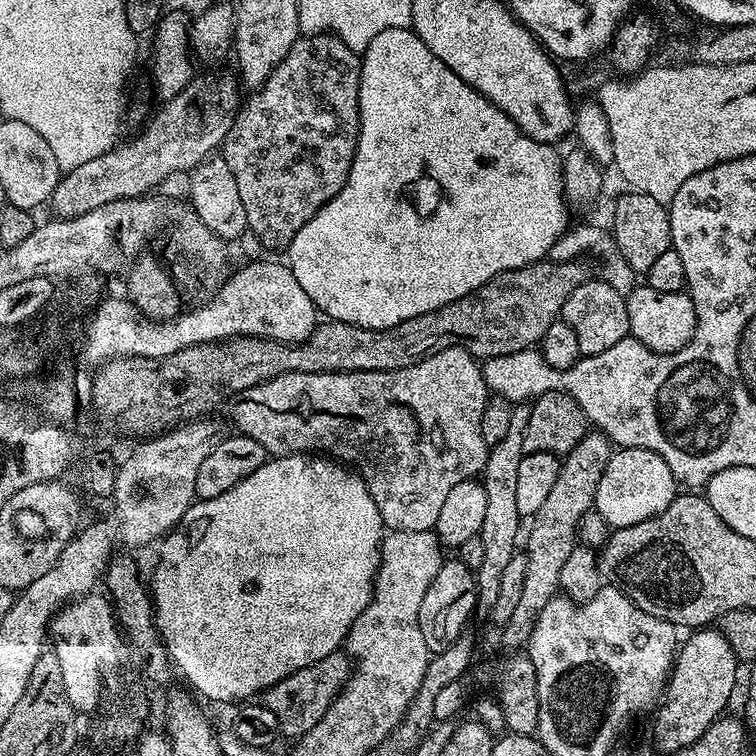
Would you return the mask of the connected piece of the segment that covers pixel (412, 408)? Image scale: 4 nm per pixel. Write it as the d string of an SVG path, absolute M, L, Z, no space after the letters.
M447 348L438 354L434 354L430 358L426 358L422 362L411 364L410 366L399 368L398 370L370 370L369 372L291 372L290 374L282 374L281 376L275 376L273 380L267 380L256 386L250 386L248 390L242 390L236 396L233 396L231 400L227 401L226 409L228 408L229 418L236 423L235 431L239 433L239 435L254 438L254 442L258 442L268 451L269 457L275 458L278 456L298 456L301 454L323 454L325 457L331 458L355 470L359 476L363 478L366 490L370 490L370 498L374 498L374 506L378 506L378 514L384 519L385 529L394 532L401 532L402 530L426 530L427 532L431 532L434 529L435 523L438 520L438 514L441 513L442 506L444 505L450 490L463 480L479 477L484 471L484 463L488 457L488 449L490 446L482 438L482 410L488 405L489 399L490 393L486 386L486 382L484 381L484 370L478 363L477 357L470 355L469 352L462 350L461 348Z

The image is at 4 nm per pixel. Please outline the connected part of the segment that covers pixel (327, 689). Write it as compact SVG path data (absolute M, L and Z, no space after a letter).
M337 650L326 654L322 662L314 662L314 666L306 666L266 689L262 693L262 703L278 720L280 736L299 738L314 730L314 726L318 726L328 707L336 701L336 695L344 689L344 683L348 681L349 675L349 657L343 651Z

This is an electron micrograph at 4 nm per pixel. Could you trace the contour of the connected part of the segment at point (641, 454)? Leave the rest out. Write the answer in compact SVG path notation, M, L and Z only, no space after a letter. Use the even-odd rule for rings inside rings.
M617 447L610 462L606 462L602 482L598 482L594 508L613 529L625 528L657 516L659 512L666 510L666 506L670 506L677 494L678 482L670 466L666 466L666 462L658 458L658 454L650 450Z

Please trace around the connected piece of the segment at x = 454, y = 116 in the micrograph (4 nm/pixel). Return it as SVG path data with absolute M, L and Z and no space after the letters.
M411 28L382 30L382 34L378 34L378 38L374 38L374 42L370 42L368 49L362 53L358 102L360 133L350 174L342 190L338 190L338 194L334 194L334 198L323 204L318 214L314 214L314 218L310 218L310 222L306 222L306 226L294 234L292 243L286 249L286 263L292 269L294 278L298 278L298 286L310 294L310 302L314 302L317 310L327 319L371 328L374 332L398 326L418 314L433 312L478 290L478 286L490 282L490 278L506 270L545 259L560 236L568 232L570 208L564 199L561 153L556 153L557 149L551 144L530 138L505 112L498 110L494 102L478 94L474 86L462 82L462 78L458 78L458 74L454 74L454 70L450 70L450 66L446 66L446 62L442 62L442 58L438 58L438 54L434 54L434 50L430 50L430 46L426 46L426 42L422 42L422 38L418 38Z

